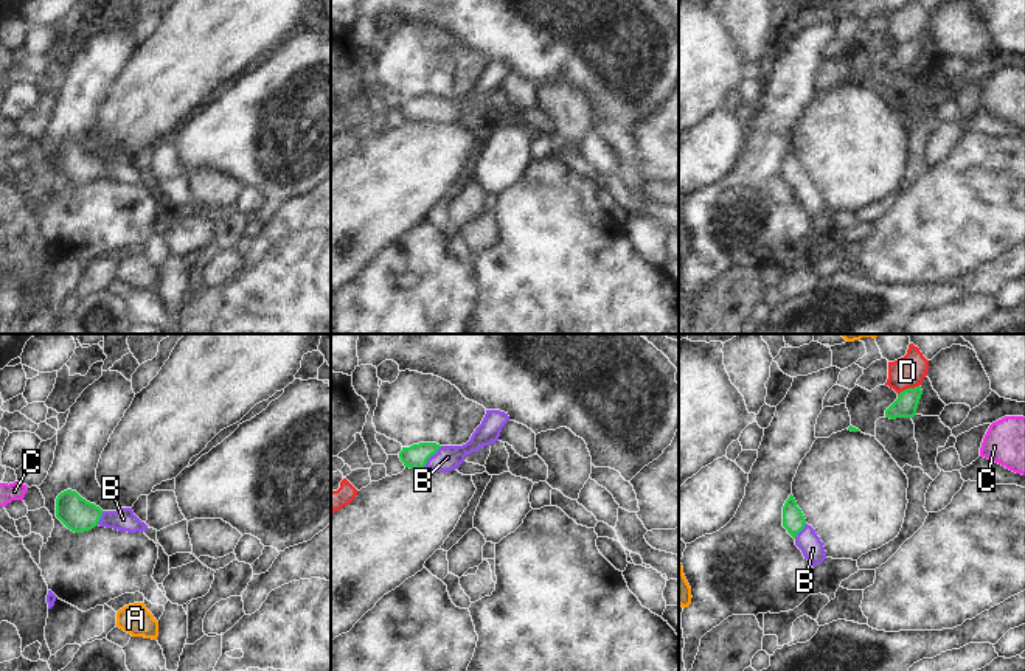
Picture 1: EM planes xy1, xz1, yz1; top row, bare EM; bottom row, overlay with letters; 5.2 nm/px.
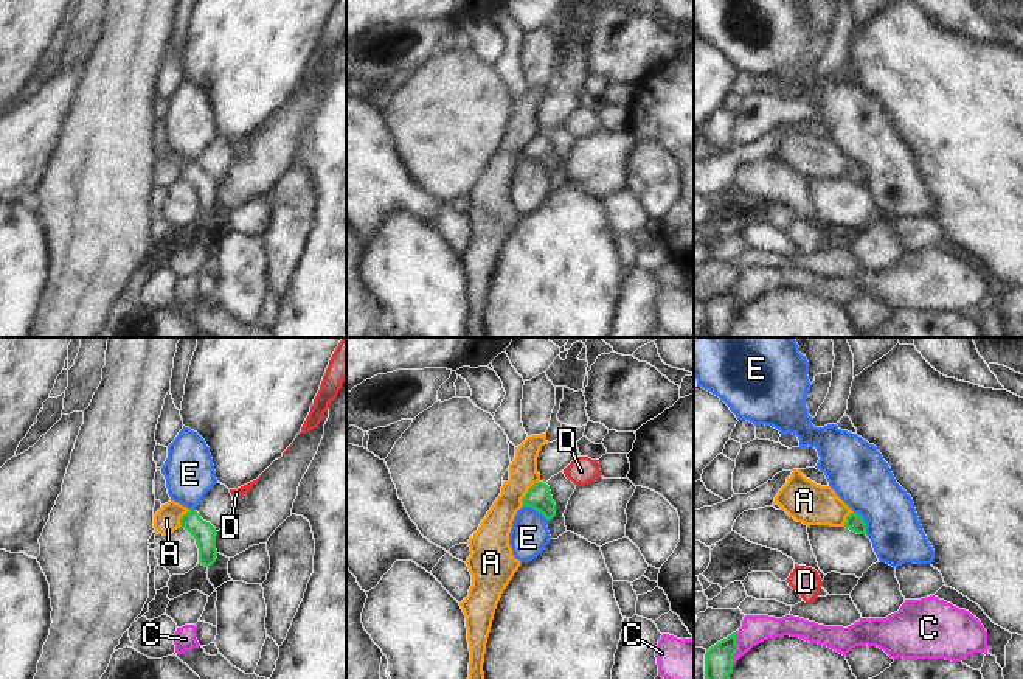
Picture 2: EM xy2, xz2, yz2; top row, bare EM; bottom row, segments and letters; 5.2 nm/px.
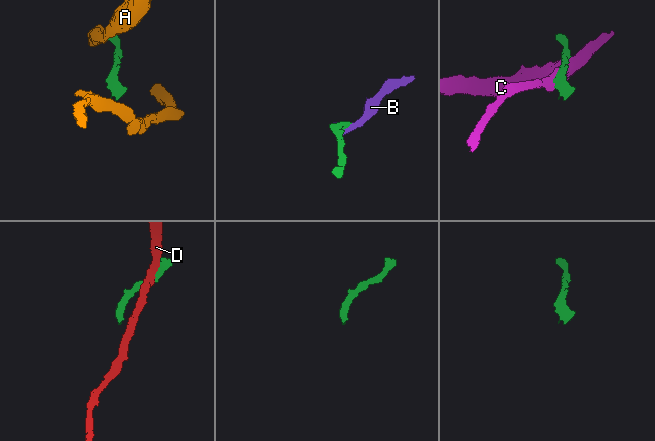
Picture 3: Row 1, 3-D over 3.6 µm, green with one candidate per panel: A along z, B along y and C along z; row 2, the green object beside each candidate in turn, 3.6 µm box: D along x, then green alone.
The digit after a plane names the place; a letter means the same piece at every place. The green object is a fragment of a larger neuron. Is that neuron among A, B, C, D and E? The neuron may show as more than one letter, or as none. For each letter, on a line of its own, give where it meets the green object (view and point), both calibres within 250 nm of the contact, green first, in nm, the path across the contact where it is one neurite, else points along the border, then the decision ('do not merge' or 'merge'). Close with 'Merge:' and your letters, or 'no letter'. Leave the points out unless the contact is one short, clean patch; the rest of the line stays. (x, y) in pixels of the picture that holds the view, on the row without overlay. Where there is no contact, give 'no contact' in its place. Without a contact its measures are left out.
A: meets green in xz2 at (528, 143); 130 nm thick on the green side, 160 nm on the other; border along xz2 (539, 132), (528, 142), (522, 156); do not merge
B: meets green in xz1 at (430, 107); 130 nm thick on the green side, 130 nm on the other; runs through xz1 (415, 109), (430, 107), (448, 109); merge
C: meets green in yz2 at (736, 300); 140 nm thick on the green side, 140 nm on the other; border along yz2 (738, 283), (736, 305), (731, 317); do not merge
D: meets green in yz1 at (907, 41); 120 nm thick on the green side, 160 nm on the other; border along yz1 (918, 38), (907, 39), (898, 47); do not merge
E: meets green in xz2 at (536, 162); 130 nm thick on the green side, 200 nm on the other; border along xz2 (523, 156), (540, 163), (548, 171); do not merge
Merge: B

